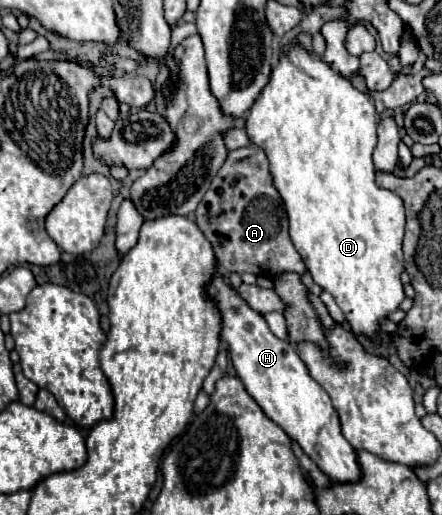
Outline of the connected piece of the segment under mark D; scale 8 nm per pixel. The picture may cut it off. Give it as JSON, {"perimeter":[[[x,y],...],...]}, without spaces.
{"perimeter":[[[293,46],[279,58],[269,84],[251,106],[245,118],[245,130],[251,142],[269,156],[273,184],[287,210],[291,240],[313,276],[313,282],[335,298],[353,334],[367,336],[381,344],[381,324],[405,298],[401,284],[401,272],[405,270],[401,250],[405,208],[395,192],[375,182],[373,150],[377,146],[377,112],[371,98],[353,88],[353,84],[327,62]]]}

